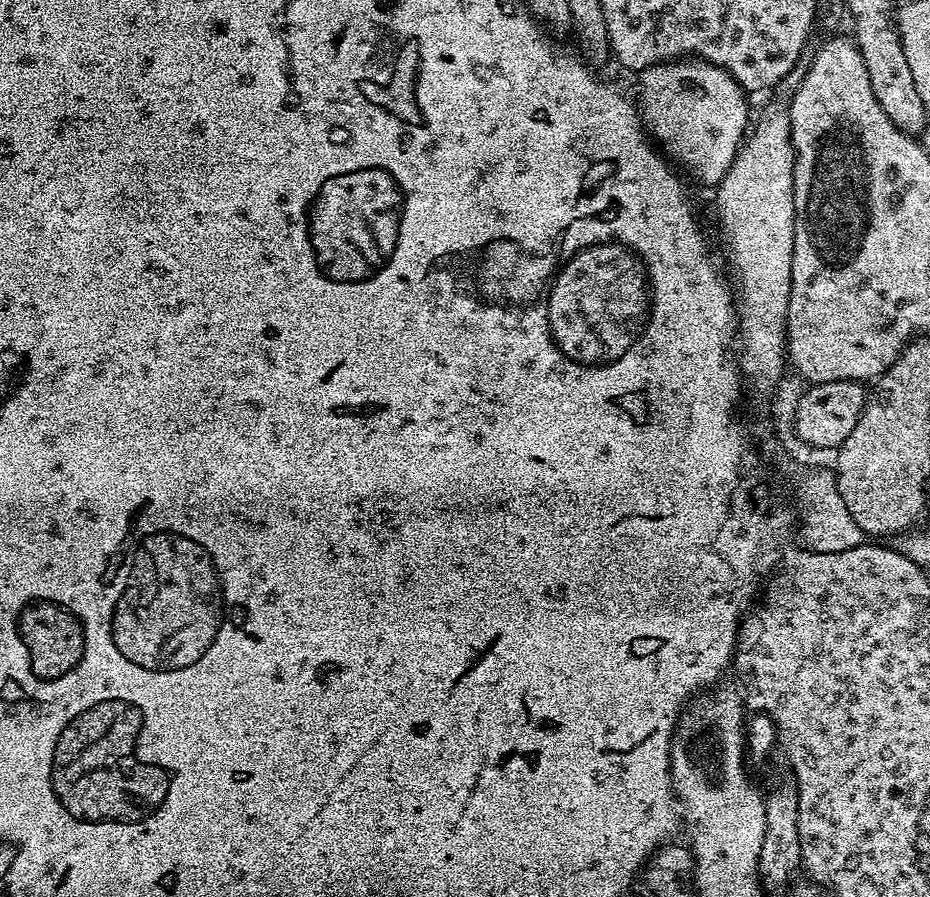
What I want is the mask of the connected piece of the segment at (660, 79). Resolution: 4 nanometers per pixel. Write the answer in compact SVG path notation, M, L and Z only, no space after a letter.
M695 58L655 64L639 73L638 80L640 119L659 151L673 161L676 159L681 164L679 167L685 173L688 171L698 183L719 185L749 131L749 97L743 86L724 68Z

